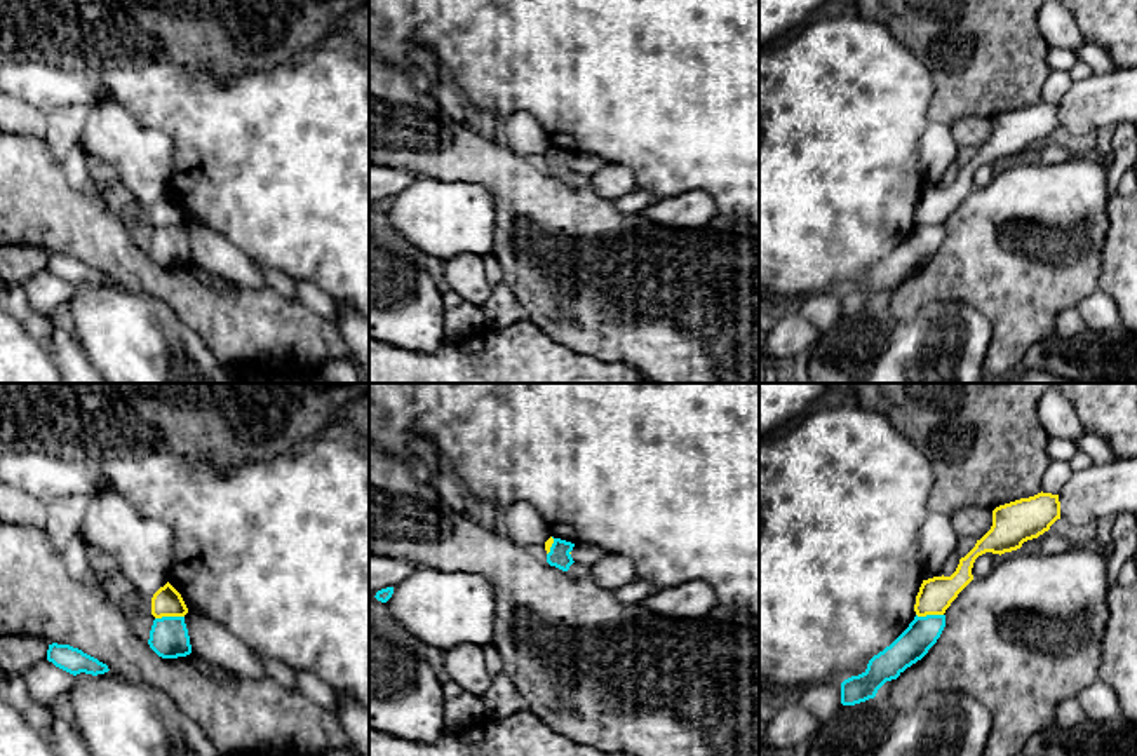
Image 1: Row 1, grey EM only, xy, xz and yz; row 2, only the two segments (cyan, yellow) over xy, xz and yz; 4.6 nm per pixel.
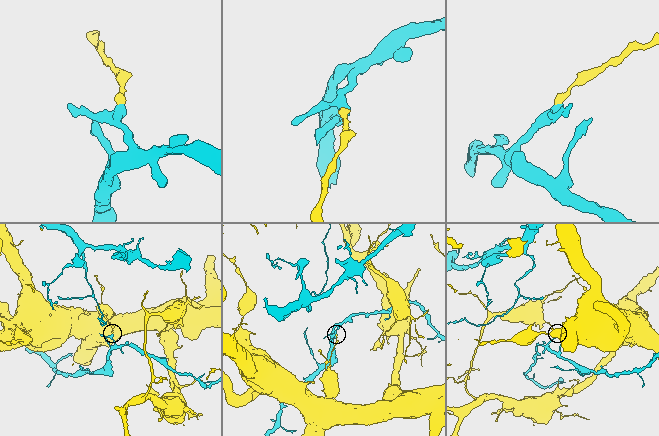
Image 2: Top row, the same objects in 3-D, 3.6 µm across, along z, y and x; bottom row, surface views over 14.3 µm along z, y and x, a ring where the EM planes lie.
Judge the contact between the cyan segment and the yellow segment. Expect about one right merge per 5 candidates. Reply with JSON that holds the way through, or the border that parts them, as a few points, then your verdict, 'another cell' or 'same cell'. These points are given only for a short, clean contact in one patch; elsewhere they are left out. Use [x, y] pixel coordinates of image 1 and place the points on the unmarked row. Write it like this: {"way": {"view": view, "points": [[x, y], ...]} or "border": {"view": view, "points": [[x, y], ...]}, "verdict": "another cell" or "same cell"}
{"border": {"view": "xy", "points": [[183, 225], [155, 229]]}, "verdict": "another cell"}

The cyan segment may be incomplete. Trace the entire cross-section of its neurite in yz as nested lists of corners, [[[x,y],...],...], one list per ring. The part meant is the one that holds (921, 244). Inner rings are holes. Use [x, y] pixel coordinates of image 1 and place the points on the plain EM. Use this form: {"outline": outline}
{"outline": [[[916,225],[909,237],[890,256],[869,270],[862,284],[841,293],[841,314],[855,315],[874,308],[886,291],[897,289],[907,277],[928,263],[944,237],[945,225]]]}

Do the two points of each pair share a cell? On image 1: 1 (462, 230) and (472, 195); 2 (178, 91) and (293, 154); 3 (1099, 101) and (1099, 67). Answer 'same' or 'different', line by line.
1: same
2: same
3: different

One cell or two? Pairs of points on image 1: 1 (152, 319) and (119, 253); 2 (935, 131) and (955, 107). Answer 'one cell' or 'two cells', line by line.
1: two cells
2: two cells

